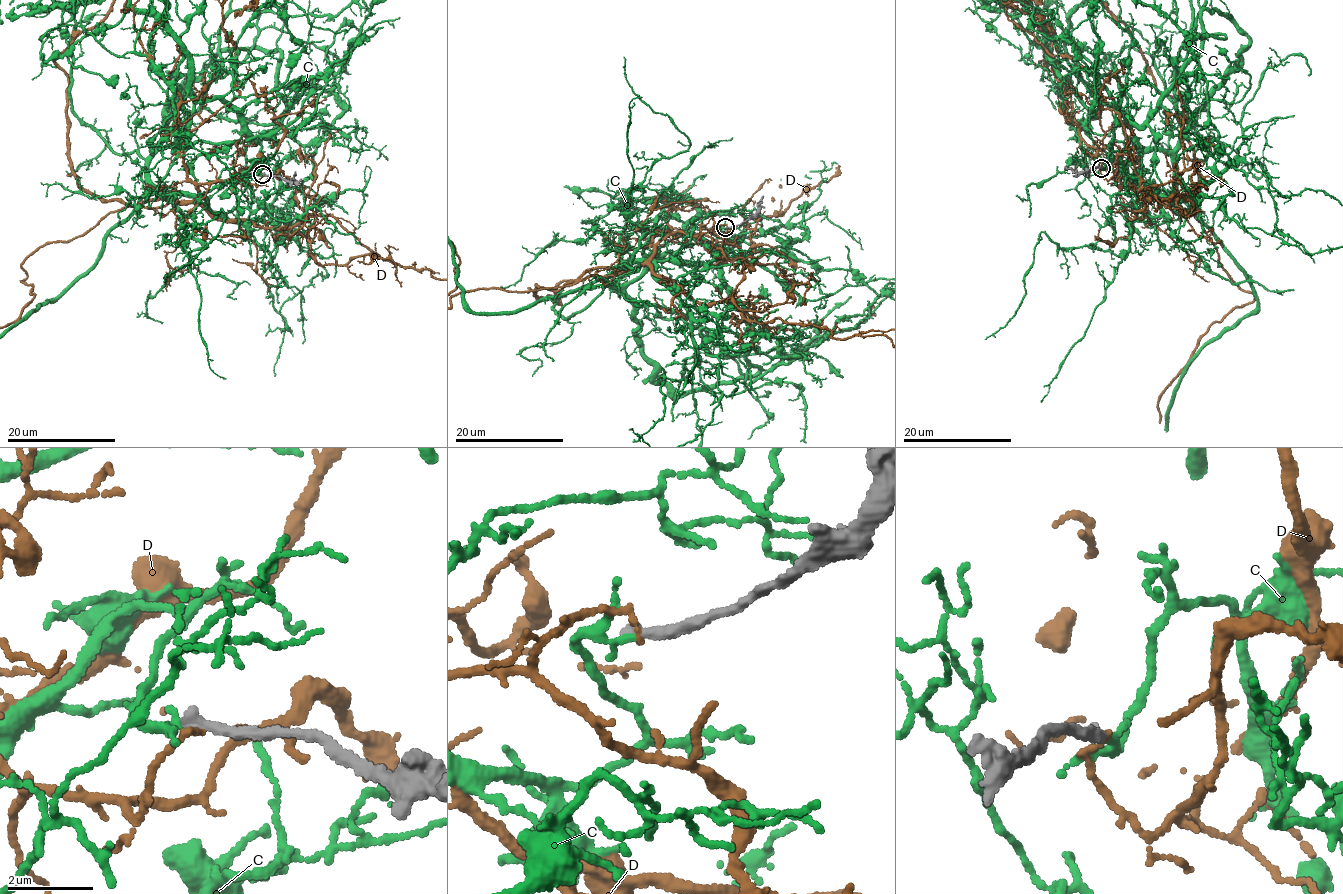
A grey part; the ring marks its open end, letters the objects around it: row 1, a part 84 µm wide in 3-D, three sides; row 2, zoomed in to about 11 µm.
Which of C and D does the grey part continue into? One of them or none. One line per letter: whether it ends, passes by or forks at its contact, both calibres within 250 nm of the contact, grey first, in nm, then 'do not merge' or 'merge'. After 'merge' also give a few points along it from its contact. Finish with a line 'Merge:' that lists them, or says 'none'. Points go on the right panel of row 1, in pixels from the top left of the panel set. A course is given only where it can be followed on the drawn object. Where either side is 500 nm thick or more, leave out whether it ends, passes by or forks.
C: it passes by; calibres 280 and 140 nm; do not merge
D: it ends; calibres 320 and 140 nm; do not merge
Merge: none

